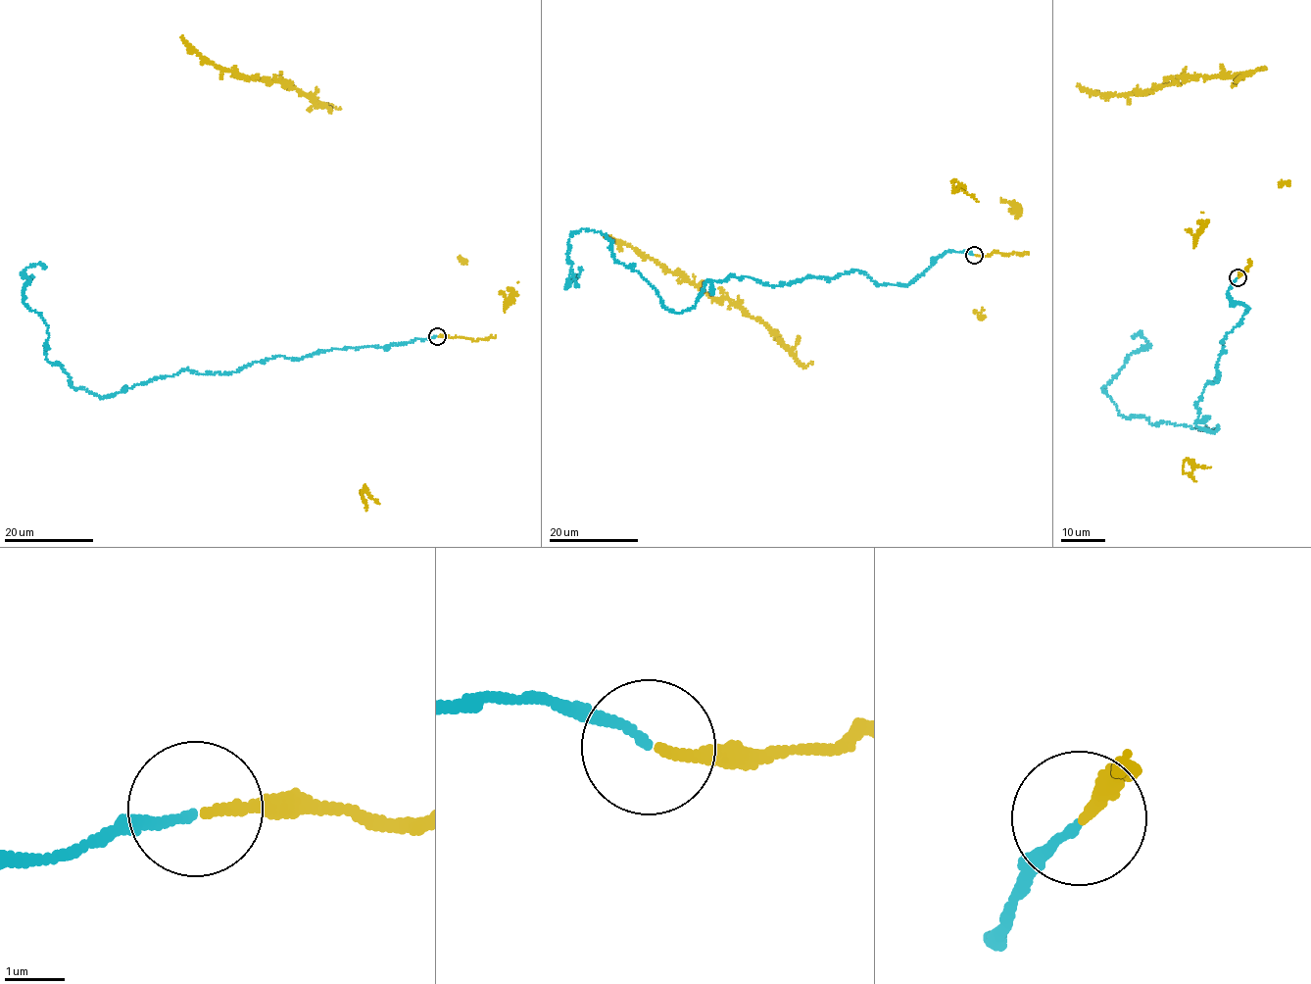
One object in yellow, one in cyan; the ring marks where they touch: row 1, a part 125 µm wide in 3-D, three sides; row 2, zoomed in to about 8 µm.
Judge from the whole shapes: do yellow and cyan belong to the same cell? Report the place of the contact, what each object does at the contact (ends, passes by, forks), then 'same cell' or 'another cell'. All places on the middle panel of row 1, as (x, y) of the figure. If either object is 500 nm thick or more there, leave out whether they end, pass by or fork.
at (974, 255); yellow ends there; cyan ends there; same cell

